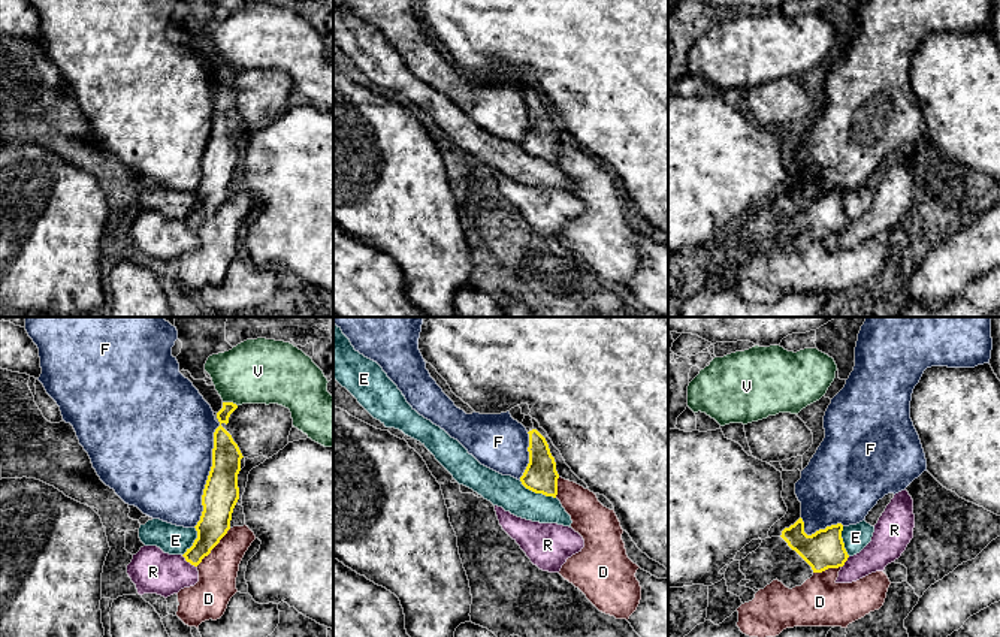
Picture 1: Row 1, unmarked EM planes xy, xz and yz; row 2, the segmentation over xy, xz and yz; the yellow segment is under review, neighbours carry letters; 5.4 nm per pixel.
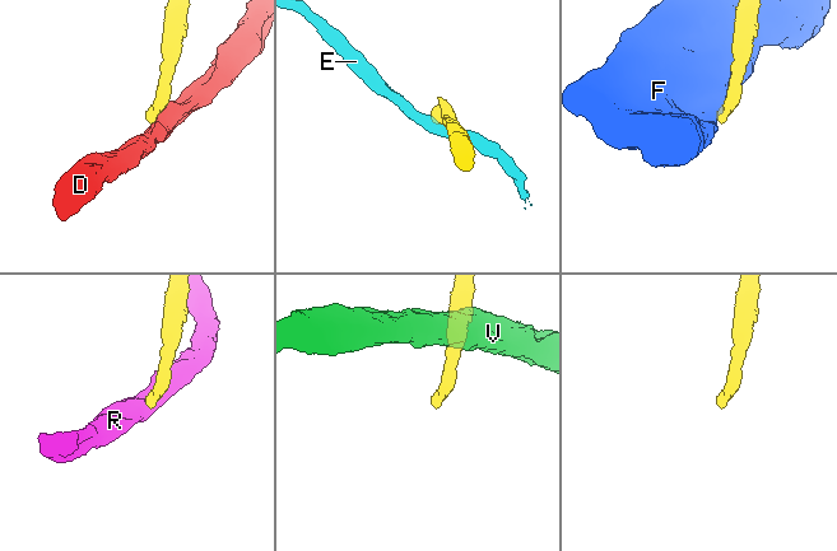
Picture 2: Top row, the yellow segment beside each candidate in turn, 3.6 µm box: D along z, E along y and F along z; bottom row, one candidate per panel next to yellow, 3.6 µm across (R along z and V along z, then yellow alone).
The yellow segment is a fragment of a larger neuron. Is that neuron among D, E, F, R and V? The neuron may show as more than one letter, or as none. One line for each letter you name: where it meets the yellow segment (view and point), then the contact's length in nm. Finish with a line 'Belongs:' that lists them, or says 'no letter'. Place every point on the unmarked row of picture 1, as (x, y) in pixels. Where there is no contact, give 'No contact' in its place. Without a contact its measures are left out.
Belongs: no letter

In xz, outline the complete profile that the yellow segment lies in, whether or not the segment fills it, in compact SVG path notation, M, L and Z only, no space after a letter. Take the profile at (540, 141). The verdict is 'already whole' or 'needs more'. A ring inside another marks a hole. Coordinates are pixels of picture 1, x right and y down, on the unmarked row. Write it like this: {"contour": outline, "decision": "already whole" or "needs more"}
{"contour": "M525 81L522 87L529 99L529 129L520 147L526 154L535 159L556 163L559 144L556 127L546 103L534 93L531 84L531 81Z", "decision": "needs more"}

